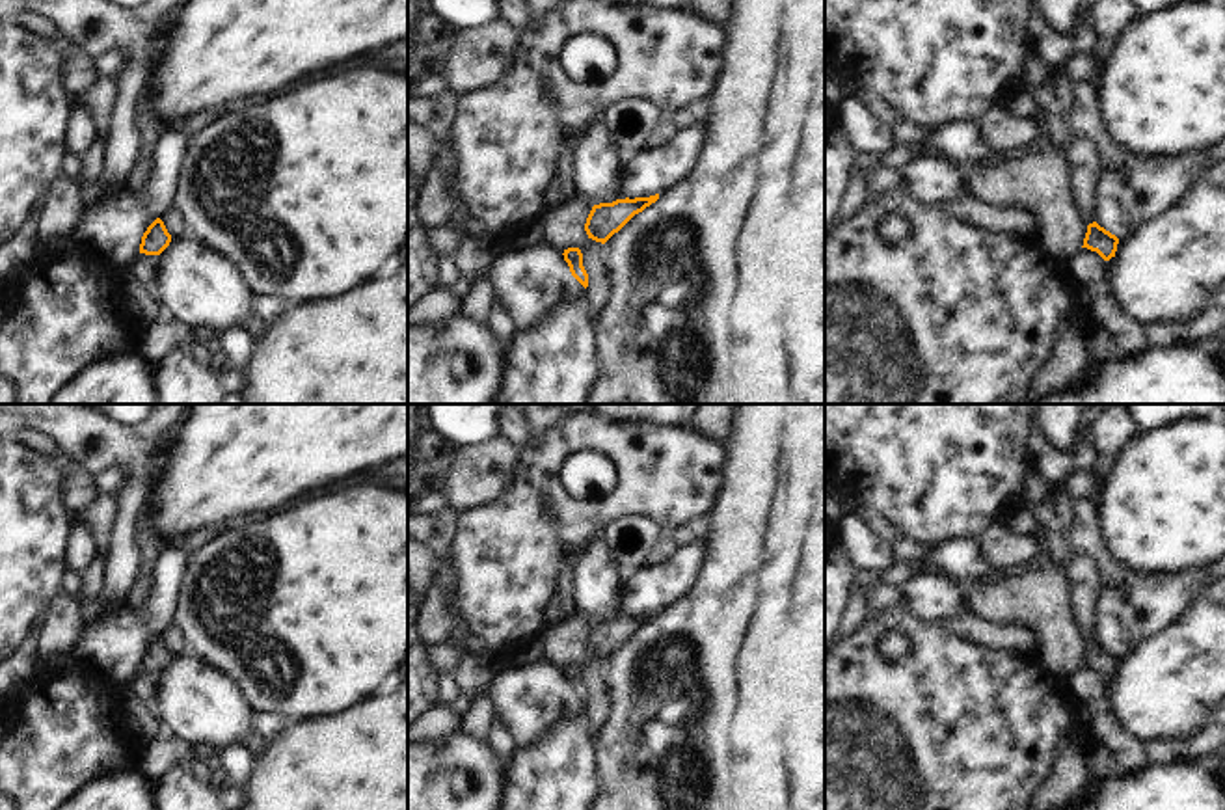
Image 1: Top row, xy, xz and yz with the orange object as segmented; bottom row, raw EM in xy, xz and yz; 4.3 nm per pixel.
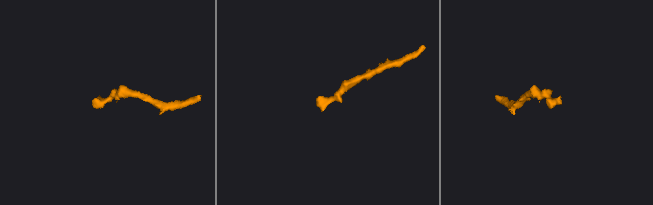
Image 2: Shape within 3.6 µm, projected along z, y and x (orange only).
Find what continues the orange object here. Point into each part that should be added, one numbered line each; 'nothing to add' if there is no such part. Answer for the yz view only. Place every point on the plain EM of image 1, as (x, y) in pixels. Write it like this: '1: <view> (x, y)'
1: yz (1086, 580)

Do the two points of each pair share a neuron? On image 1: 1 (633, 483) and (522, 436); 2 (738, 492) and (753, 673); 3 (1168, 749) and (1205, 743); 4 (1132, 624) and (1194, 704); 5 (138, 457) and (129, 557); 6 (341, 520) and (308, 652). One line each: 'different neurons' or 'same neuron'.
1: different neurons
2: same neuron
3: same neuron
4: different neurons
5: same neuron
6: same neuron

